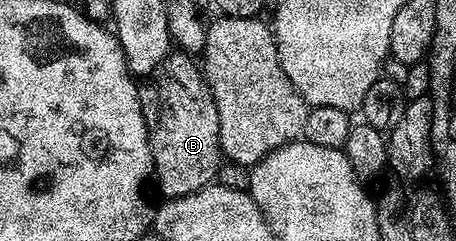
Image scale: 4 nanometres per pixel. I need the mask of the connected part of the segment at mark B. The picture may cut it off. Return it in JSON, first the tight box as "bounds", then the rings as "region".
{"bounds":[149,52,222,198],"region":[[[169,52],[156,73],[158,123],[149,134],[153,174],[165,198],[181,197],[211,184],[222,164],[217,105],[199,64],[189,54]]]}

